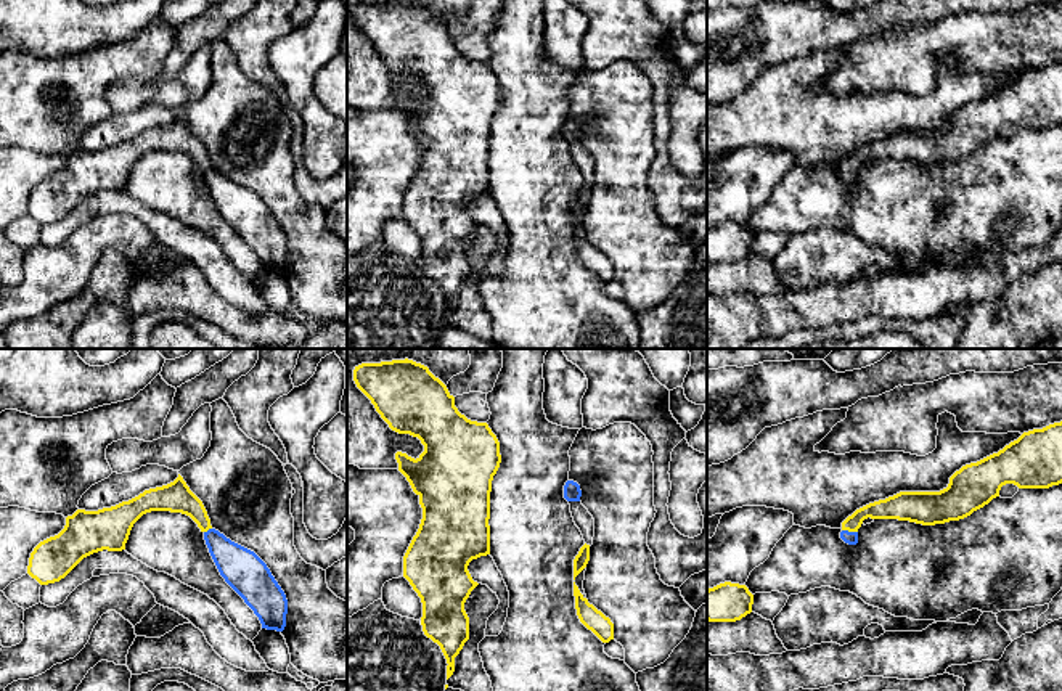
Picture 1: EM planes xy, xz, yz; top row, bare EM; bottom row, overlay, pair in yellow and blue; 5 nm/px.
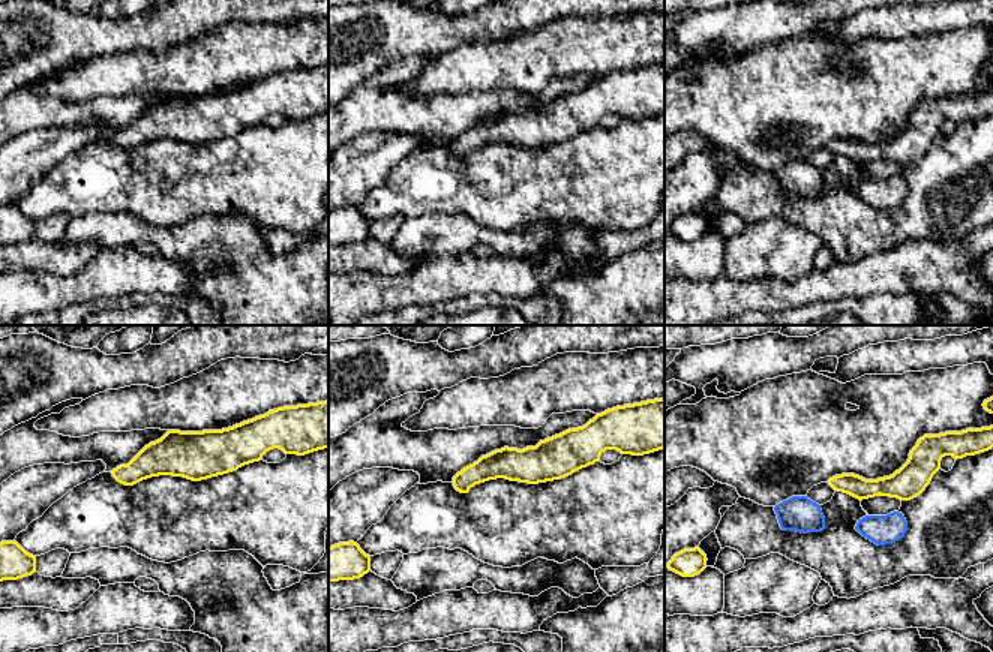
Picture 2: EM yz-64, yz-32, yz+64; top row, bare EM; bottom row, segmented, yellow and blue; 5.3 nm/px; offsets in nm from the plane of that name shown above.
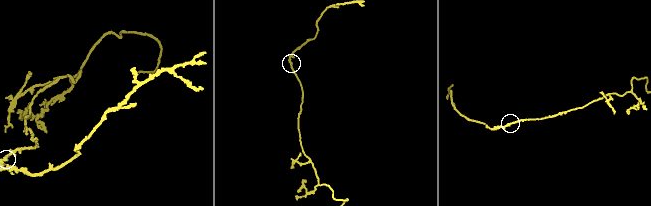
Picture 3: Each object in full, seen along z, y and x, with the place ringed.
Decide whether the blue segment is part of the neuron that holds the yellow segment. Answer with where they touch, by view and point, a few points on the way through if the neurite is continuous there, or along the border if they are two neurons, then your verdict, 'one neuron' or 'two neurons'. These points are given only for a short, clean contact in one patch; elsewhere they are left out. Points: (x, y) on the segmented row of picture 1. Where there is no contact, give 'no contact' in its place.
meets yellow in yz at (850, 531); runs through yz (894, 507), (865, 511), (850, 531), (849, 537); one neuron

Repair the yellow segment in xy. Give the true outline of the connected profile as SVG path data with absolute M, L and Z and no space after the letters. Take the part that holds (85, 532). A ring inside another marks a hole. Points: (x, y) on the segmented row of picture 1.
M183 477L98 511L77 509L64 529L40 542L29 558L27 574L40 585L64 579L84 558L108 550L122 551L133 524L146 513L170 511L190 516L204 534L209 553L225 582L259 617L262 628L283 632L288 599L267 564L251 550L210 525L202 501Z

